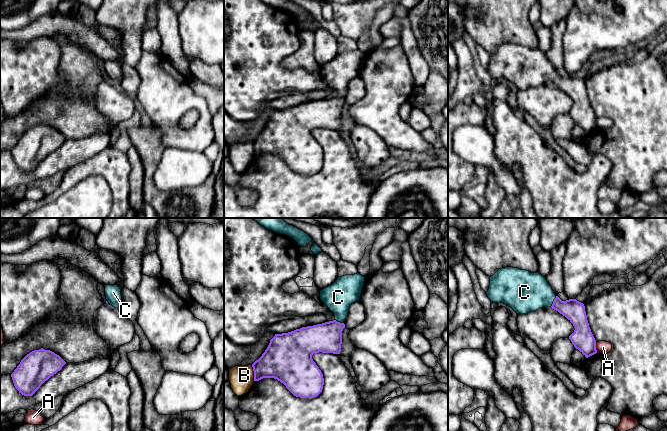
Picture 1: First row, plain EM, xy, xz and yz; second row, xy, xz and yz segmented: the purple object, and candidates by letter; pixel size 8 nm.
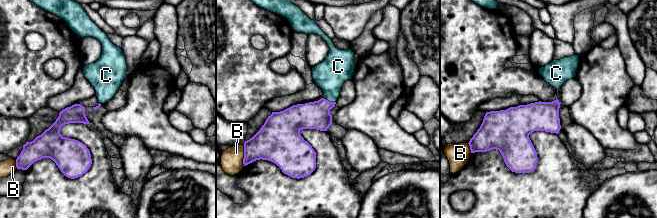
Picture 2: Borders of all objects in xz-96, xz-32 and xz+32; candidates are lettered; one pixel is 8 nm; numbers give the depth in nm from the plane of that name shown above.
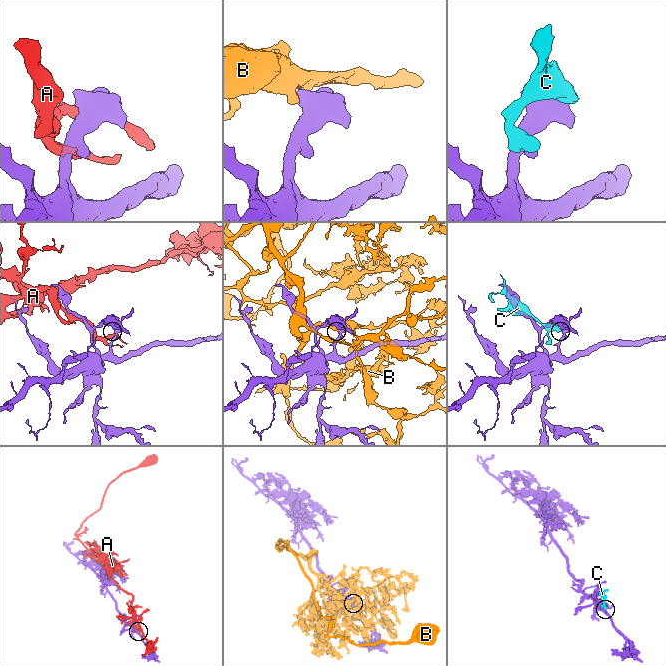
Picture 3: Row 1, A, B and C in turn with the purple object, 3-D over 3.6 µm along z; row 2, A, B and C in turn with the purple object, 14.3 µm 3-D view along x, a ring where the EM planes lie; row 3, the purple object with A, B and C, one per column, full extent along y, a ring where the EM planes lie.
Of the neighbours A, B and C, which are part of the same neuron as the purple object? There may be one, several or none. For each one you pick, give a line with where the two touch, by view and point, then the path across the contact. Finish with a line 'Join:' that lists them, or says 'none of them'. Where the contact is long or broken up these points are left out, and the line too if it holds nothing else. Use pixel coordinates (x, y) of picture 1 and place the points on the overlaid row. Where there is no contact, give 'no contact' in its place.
C: contact yz (553, 301); way yz (573, 310), (562, 307), (553, 301), (535, 292), (524, 292)
Join: C

